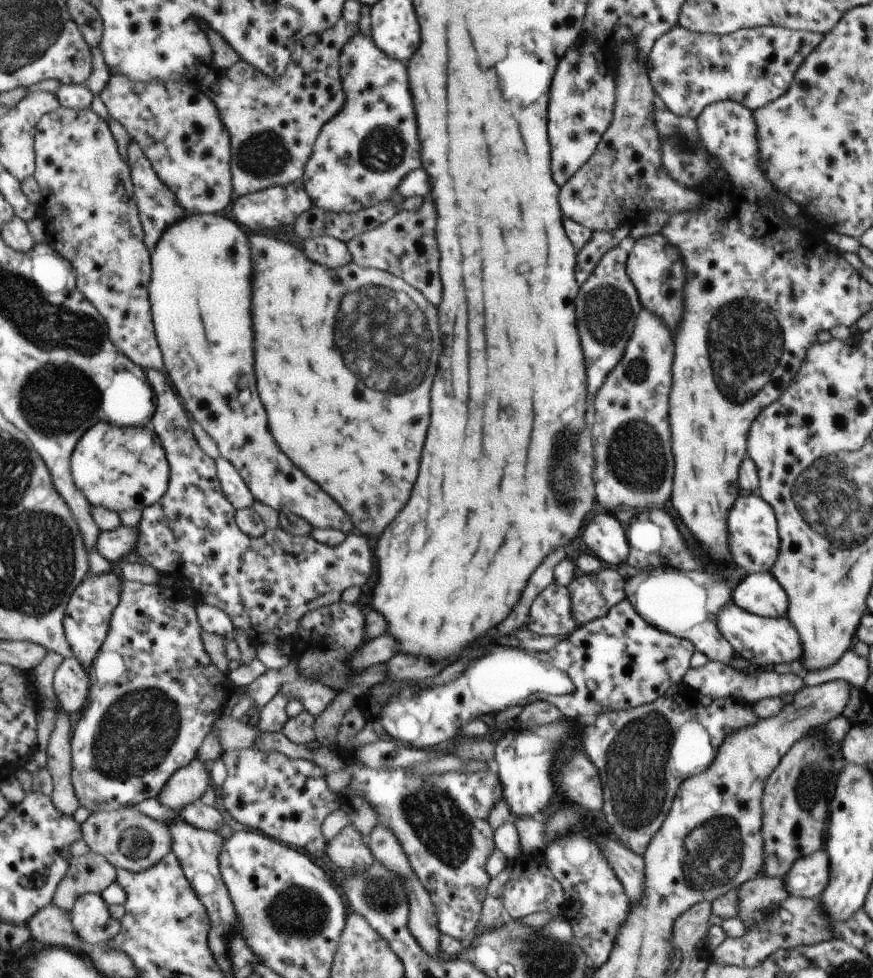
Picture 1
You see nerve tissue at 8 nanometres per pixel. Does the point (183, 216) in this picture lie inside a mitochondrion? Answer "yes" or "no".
no

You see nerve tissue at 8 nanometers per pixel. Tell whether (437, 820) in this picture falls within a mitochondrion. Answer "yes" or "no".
yes

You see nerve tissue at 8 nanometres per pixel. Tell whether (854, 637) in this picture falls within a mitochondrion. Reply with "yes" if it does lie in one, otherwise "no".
no

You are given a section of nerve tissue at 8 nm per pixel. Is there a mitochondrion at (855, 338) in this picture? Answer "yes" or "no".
no

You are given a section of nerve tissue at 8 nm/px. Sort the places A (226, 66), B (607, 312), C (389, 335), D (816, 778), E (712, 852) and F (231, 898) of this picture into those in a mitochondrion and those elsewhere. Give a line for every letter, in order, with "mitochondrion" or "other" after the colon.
A: other
B: mitochondrion
C: mitochondrion
D: mitochondrion
E: mitochondrion
F: other

